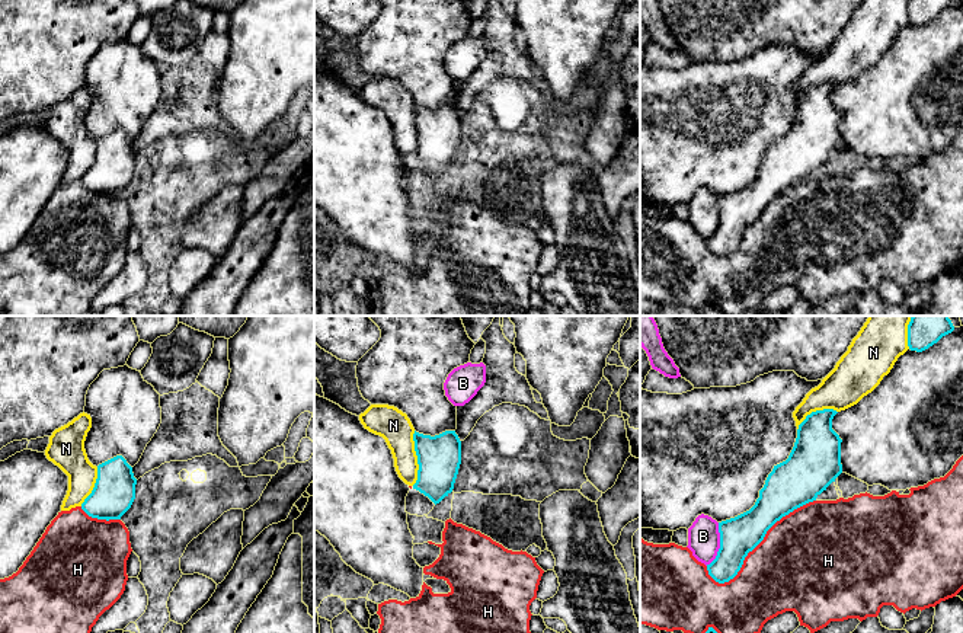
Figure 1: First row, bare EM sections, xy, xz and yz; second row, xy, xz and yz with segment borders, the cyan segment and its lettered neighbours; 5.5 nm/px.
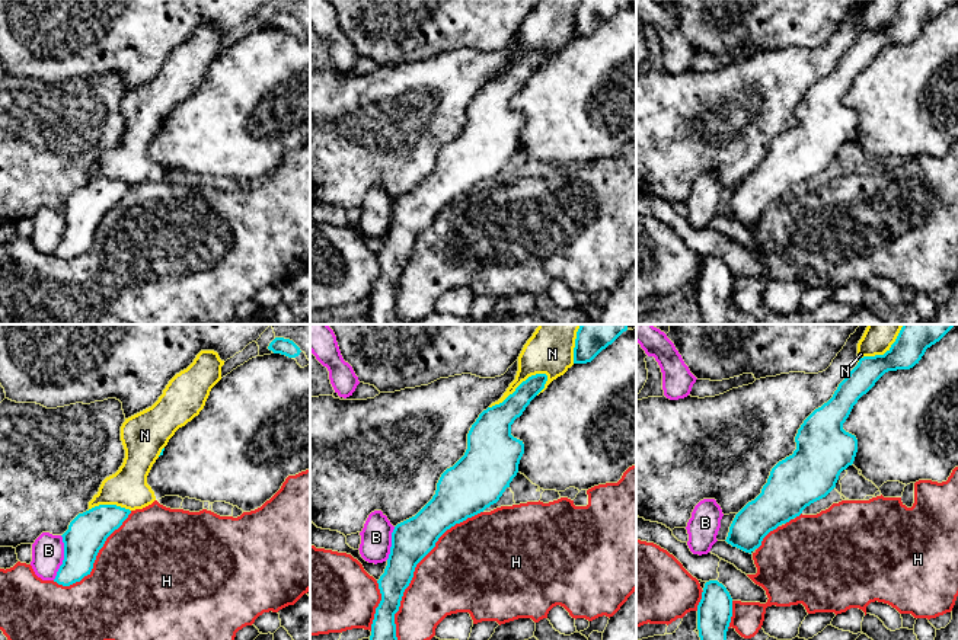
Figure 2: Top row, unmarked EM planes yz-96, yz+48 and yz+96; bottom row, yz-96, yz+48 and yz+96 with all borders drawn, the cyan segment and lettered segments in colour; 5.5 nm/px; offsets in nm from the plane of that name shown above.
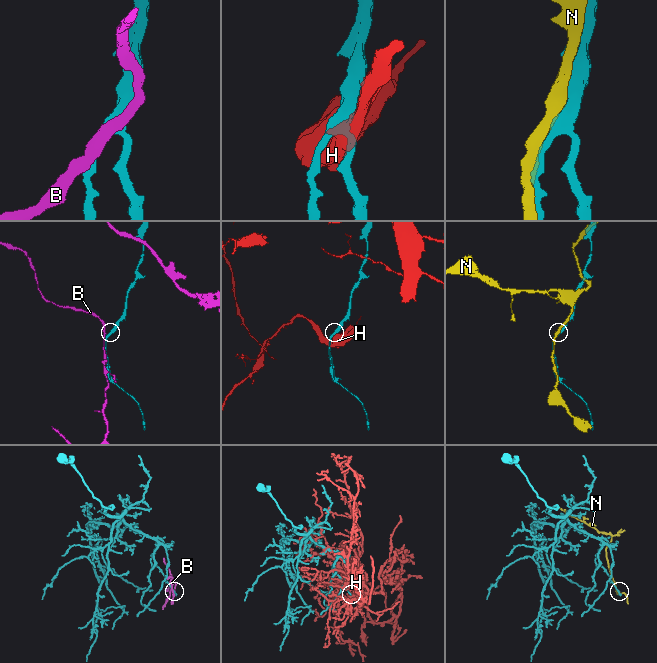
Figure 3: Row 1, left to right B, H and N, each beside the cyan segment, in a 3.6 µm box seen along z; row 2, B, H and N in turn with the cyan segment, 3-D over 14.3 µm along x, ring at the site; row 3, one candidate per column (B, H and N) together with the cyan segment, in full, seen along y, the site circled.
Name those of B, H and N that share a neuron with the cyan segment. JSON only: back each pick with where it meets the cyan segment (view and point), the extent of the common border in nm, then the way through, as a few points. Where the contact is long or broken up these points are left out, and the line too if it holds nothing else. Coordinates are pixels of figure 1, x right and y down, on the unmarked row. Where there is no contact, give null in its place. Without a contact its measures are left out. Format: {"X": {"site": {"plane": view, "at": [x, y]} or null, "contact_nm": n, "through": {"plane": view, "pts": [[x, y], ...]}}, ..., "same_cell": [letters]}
{"same_cell": []}

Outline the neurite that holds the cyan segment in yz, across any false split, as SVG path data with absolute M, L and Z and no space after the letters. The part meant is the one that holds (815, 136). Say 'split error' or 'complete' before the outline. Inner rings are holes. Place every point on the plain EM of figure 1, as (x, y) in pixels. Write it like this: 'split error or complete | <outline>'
complete | M812 86L799 99L788 132L768 148L755 179L719 196L720 223L707 239L708 249L719 258L729 256L740 244L745 231L767 205L794 183L816 175L842 147L839 109L832 103L838 86Z

